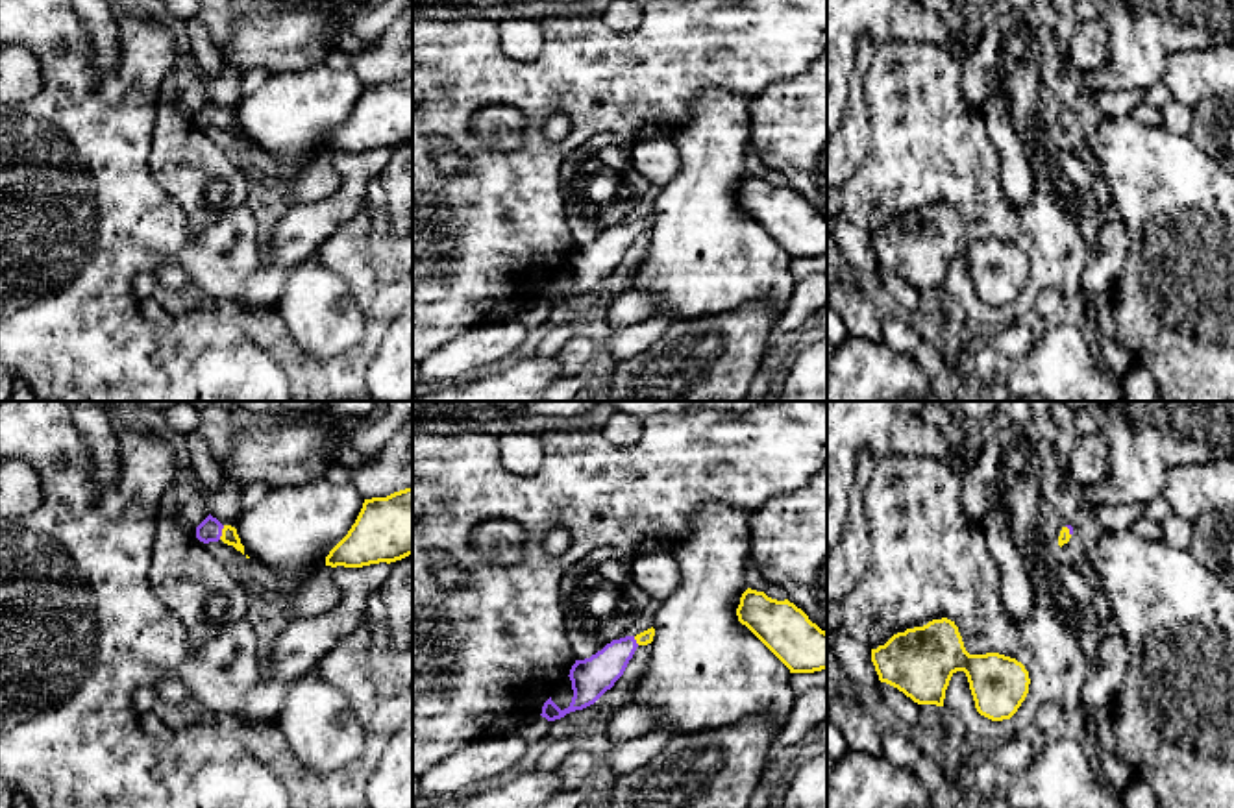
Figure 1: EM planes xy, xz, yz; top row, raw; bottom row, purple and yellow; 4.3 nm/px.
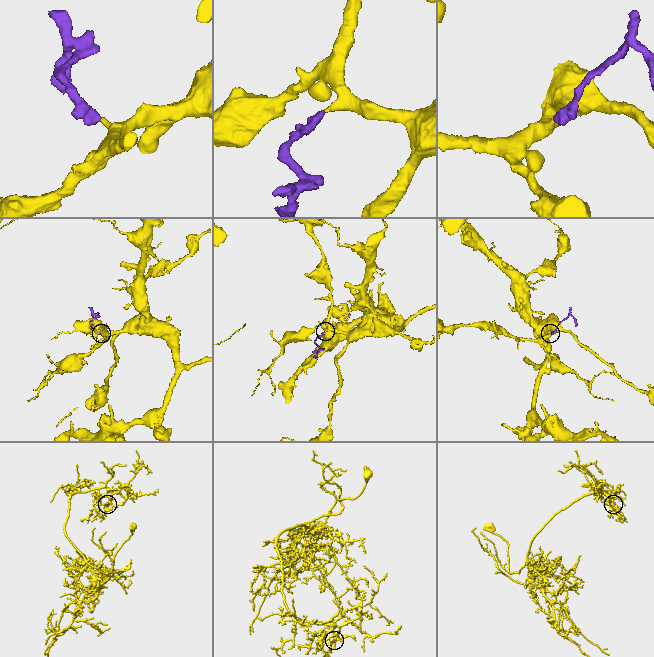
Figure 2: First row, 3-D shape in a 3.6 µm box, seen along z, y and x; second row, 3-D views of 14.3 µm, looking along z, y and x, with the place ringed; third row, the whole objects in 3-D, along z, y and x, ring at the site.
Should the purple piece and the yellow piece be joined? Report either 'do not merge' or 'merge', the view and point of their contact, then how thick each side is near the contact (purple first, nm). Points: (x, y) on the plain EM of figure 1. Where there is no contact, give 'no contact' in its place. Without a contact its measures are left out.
merge | xy (221, 119) | 100/70 nm

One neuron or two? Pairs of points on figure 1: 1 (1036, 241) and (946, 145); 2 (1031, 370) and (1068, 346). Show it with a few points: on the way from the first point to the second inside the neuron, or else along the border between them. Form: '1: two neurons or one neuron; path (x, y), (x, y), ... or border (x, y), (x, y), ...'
1: one neuron; path (1011, 222), (962, 171)
2: one neuron; path (1040, 370), (1059, 355)

